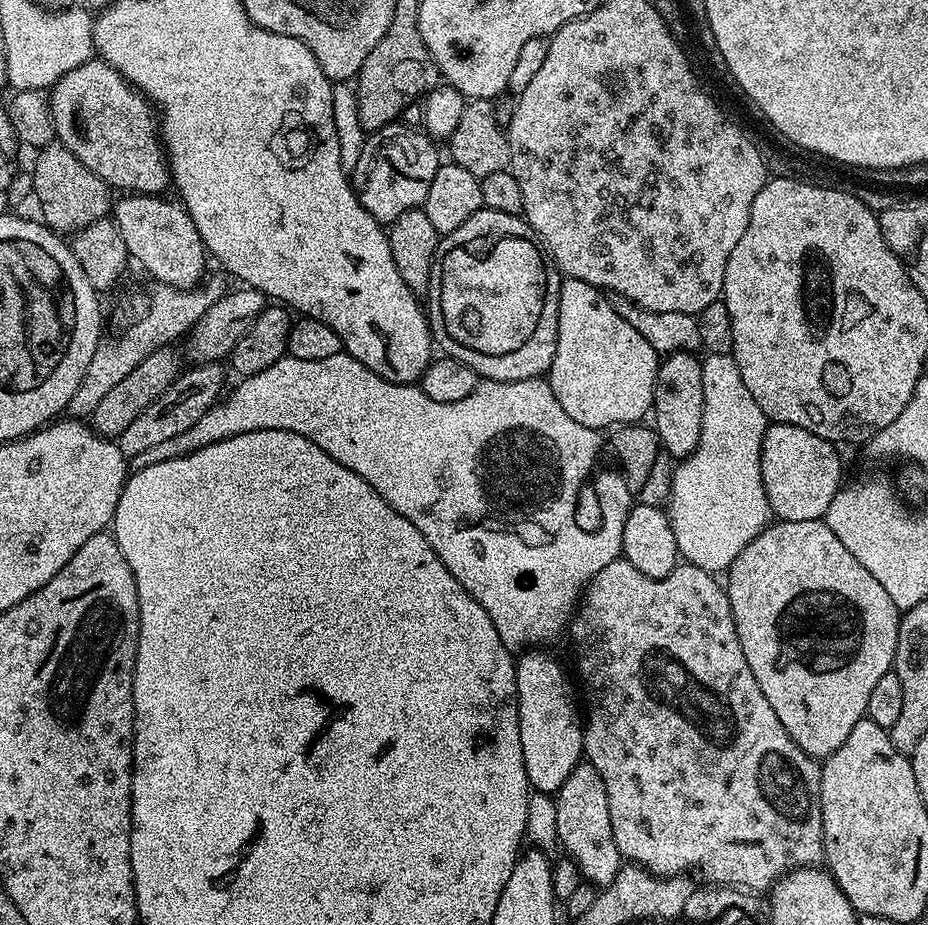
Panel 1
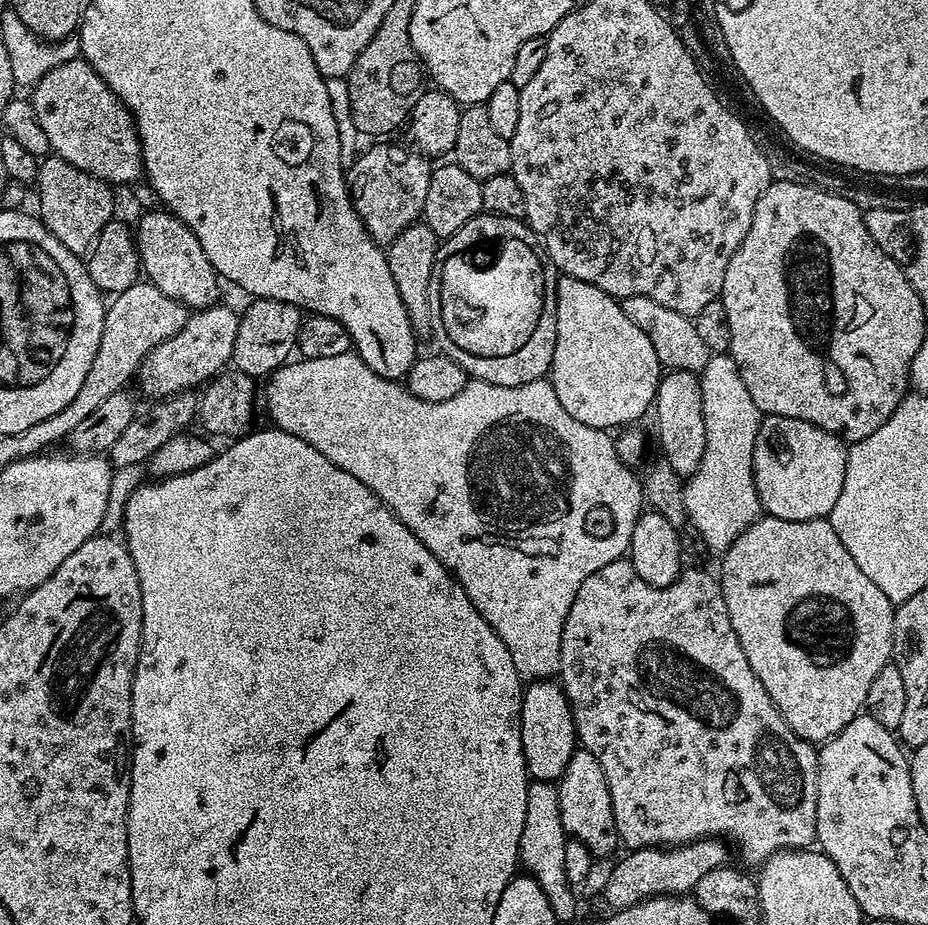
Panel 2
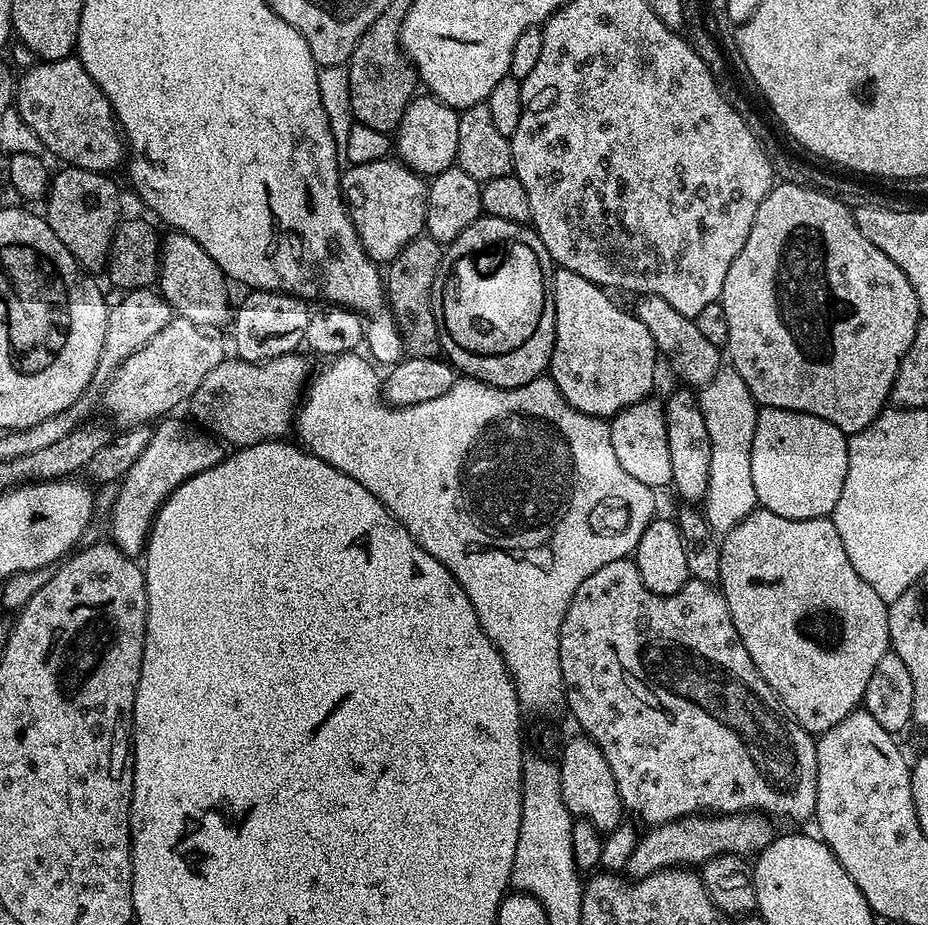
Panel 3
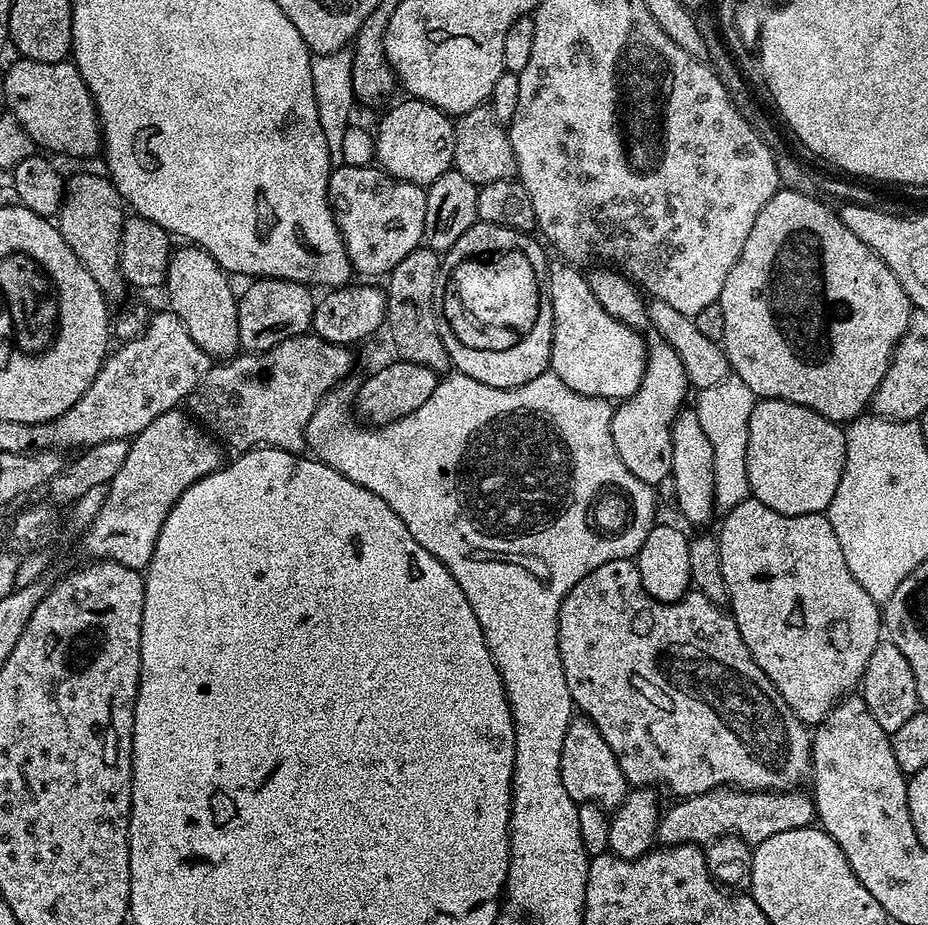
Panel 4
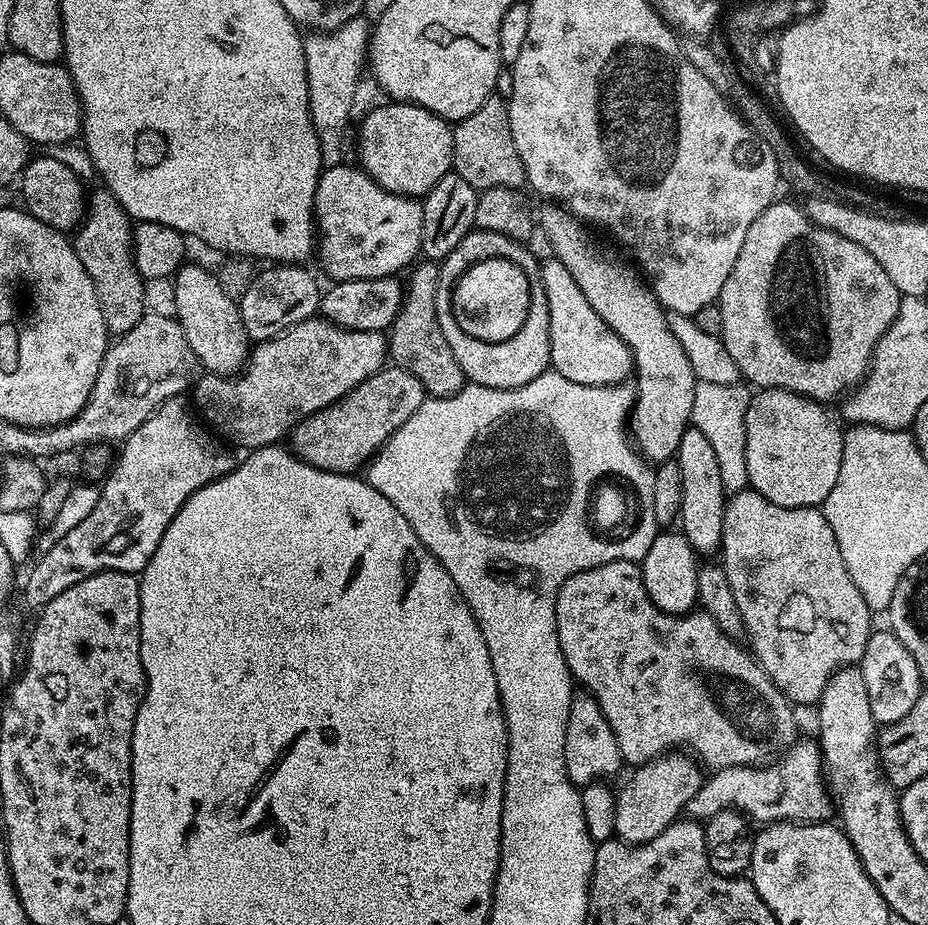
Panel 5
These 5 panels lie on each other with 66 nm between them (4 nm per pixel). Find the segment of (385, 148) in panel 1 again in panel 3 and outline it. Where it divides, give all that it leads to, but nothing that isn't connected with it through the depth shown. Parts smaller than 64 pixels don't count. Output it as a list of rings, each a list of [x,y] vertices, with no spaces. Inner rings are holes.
[[[399,159],[368,160],[365,164],[345,167],[340,178],[340,195],[344,197],[344,207],[366,254],[377,265],[387,265],[415,236],[425,231],[426,206],[428,205],[428,184],[425,177],[407,168]]]

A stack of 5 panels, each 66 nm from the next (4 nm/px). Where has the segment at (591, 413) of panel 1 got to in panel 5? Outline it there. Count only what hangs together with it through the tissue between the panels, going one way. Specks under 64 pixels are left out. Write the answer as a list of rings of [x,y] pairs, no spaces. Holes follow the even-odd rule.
[[[555,258],[546,259],[540,265],[540,277],[548,307],[550,330],[551,367],[570,382],[582,382],[584,386],[606,386],[625,383],[633,375],[632,351],[598,318],[594,306],[586,302],[586,294],[574,282],[574,274]]]

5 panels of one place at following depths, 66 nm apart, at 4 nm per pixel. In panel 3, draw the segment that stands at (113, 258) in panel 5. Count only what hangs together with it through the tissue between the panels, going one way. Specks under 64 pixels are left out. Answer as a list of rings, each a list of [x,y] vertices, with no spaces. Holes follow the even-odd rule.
[[[64,166],[61,169],[57,176],[55,173],[51,177],[46,193],[48,205],[42,209],[42,215],[48,221],[50,230],[54,232],[58,242],[62,242],[62,246],[66,246],[66,250],[70,250],[70,254],[76,259],[81,268],[85,270],[92,270],[91,268],[103,269],[108,263],[108,251],[112,245],[112,235],[116,233],[116,225],[122,219],[119,200],[120,192],[116,189],[115,182],[111,180],[113,178],[111,175],[71,166]]]

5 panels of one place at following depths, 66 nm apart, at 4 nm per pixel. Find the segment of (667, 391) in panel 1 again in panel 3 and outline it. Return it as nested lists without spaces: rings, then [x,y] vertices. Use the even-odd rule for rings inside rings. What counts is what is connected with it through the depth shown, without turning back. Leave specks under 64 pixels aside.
[[[677,387],[677,392],[672,392],[668,400],[663,401],[664,417],[666,418],[666,442],[670,450],[670,470],[672,471],[671,487],[684,502],[703,501],[706,494],[706,486],[710,480],[710,430],[706,430],[706,418],[702,418],[700,401],[695,391],[687,387]]]

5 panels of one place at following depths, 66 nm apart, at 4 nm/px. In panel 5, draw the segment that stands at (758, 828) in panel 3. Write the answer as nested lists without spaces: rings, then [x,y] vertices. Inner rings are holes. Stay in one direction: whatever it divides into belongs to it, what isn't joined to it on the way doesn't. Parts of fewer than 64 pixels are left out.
[[[801,739],[767,766],[719,768],[700,785],[698,794],[690,798],[687,815],[697,822],[707,822],[724,808],[735,807],[749,821],[767,826],[777,822],[819,824],[834,816],[834,800],[824,775],[819,743]]]

